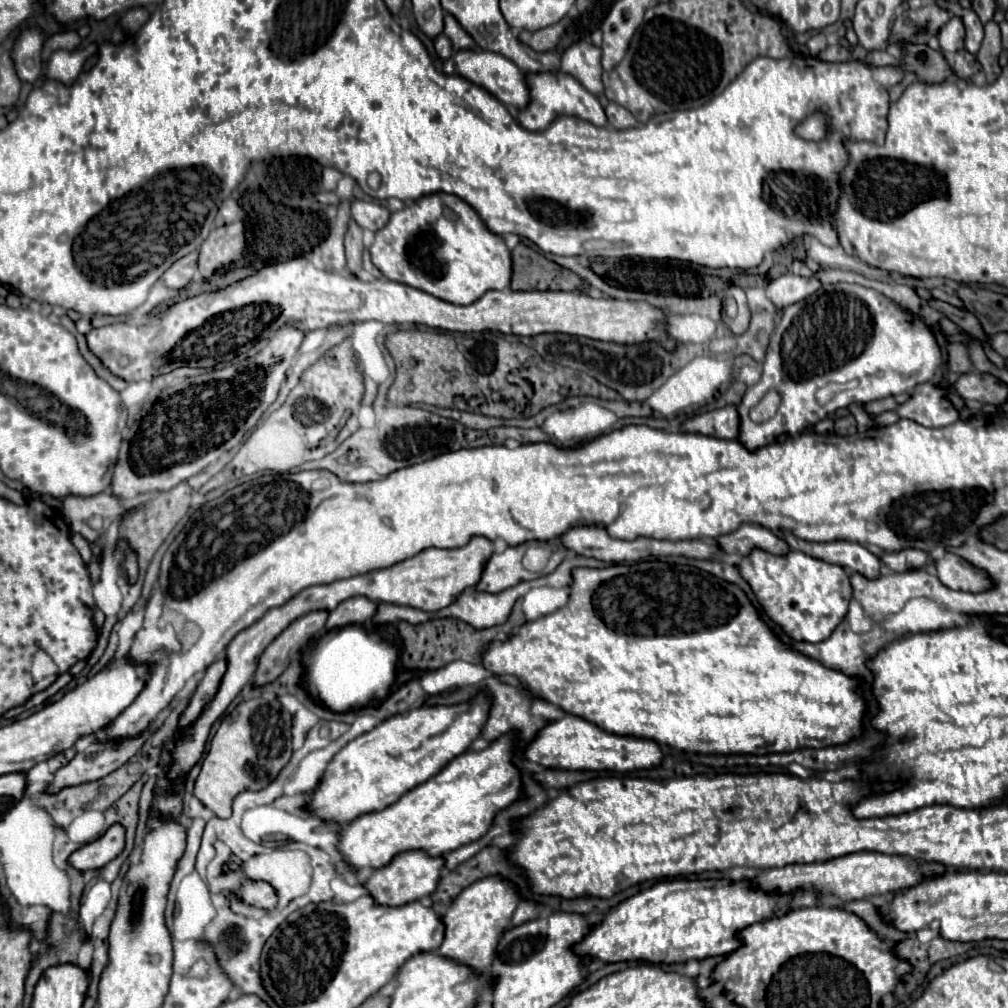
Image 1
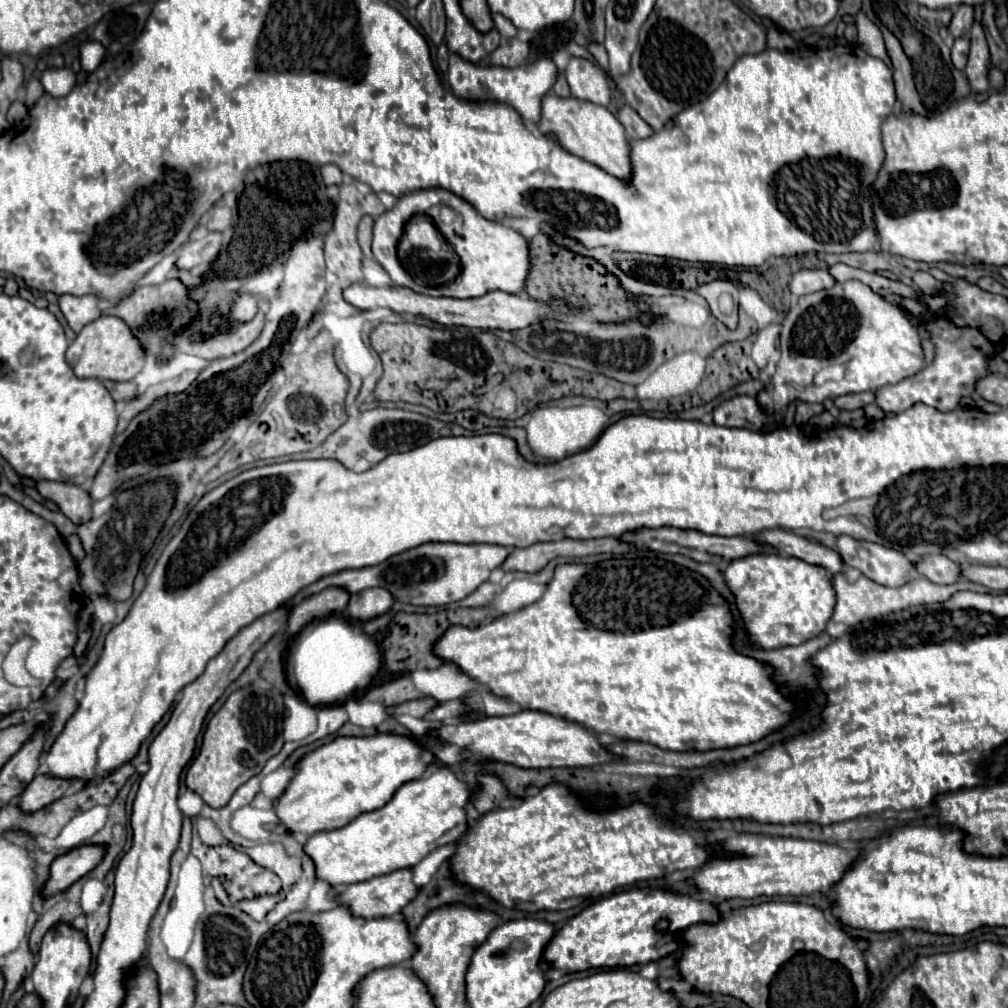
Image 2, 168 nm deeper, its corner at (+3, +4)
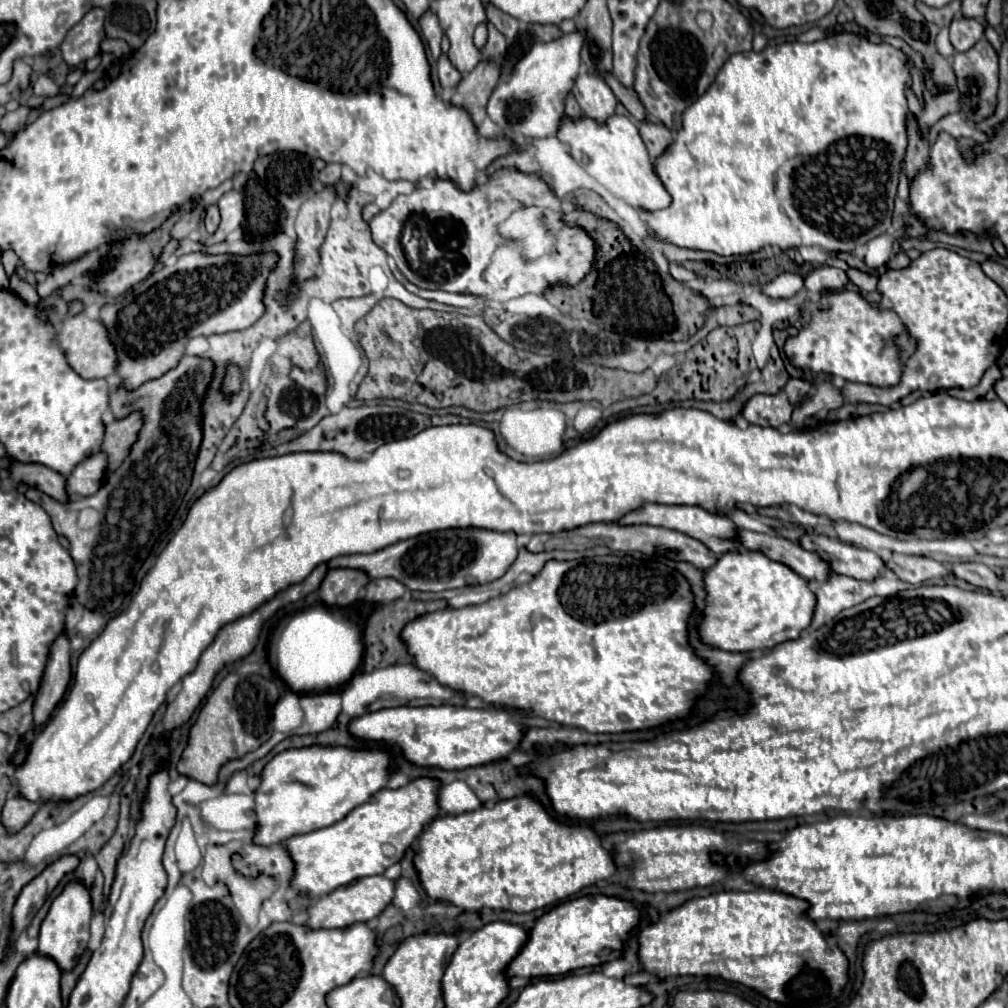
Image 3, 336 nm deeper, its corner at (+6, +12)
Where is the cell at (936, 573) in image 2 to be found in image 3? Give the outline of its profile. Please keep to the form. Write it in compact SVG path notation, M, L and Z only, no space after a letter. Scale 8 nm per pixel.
M956 562L956 564L950 564L950 574L960 578L960 580L966 580L978 588L988 588L988 590L996 590L996 584L1000 582L998 574L984 566L984 564L978 564L978 562Z

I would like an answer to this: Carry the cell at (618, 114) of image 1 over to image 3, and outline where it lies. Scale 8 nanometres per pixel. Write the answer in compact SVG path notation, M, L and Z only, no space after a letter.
M646 120L646 122L640 122L638 124L638 130L640 130L640 136L648 148L648 154L650 158L656 158L660 156L666 146L672 142L672 134L668 128L664 128L662 124L658 122L652 122L652 120Z

